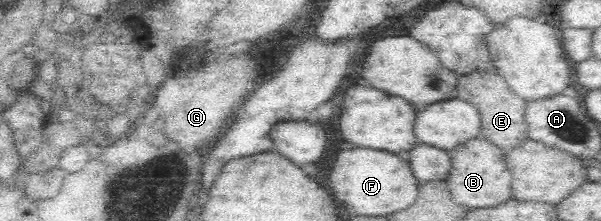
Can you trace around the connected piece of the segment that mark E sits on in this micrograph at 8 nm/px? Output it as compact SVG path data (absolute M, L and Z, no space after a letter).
M478 72L476 76L460 76L456 84L456 98L476 106L476 111L480 115L480 134L492 144L500 148L506 148L506 146L512 148L512 144L518 144L520 140L526 138L524 116L522 116L524 100L508 90L502 76L490 74L490 72Z

